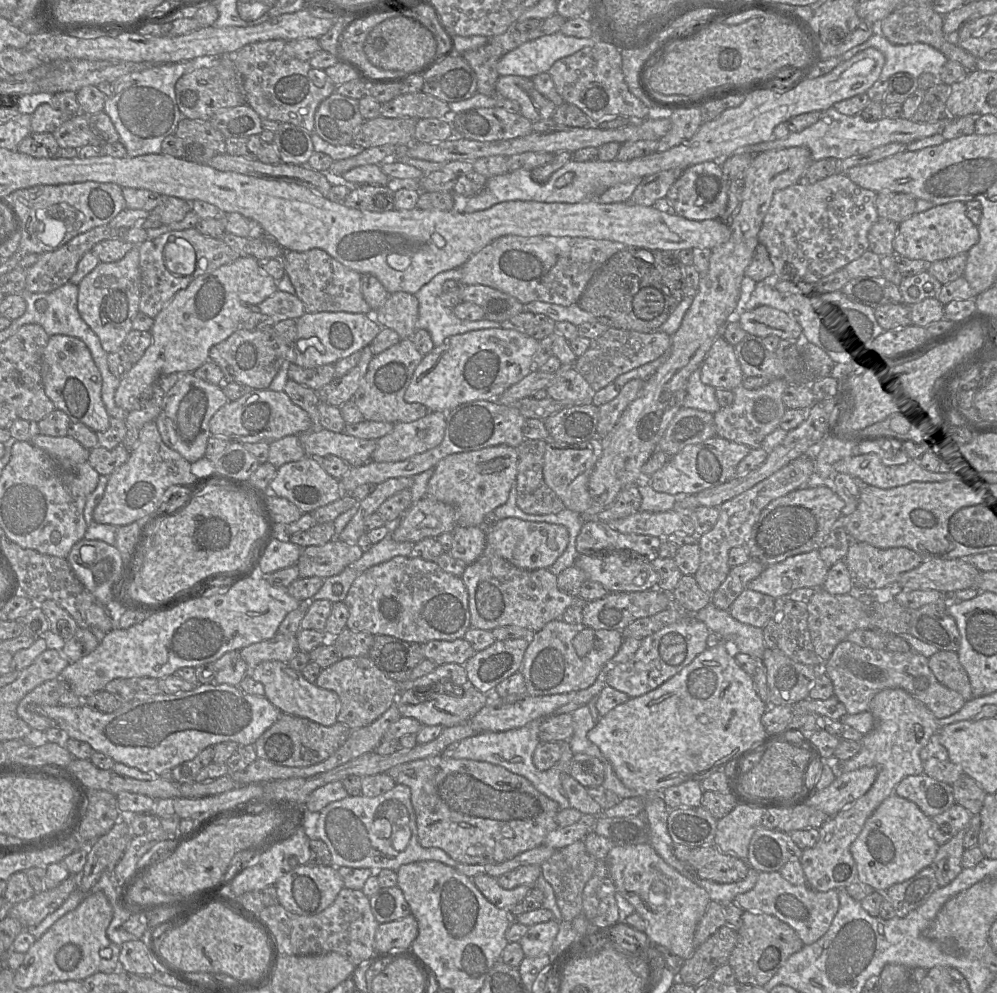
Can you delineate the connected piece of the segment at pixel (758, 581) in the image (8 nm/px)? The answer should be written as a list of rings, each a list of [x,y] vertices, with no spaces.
[[[812,550],[766,566],[763,572],[748,584],[747,589],[773,598],[788,596],[799,588],[818,590],[821,589],[828,570],[829,567],[821,559],[818,550]]]

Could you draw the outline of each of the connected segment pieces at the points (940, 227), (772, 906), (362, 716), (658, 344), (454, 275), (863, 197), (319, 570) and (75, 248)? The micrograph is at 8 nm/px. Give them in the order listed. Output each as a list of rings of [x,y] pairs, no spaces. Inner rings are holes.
[[[950,202],[913,214],[898,224],[893,241],[895,255],[929,263],[967,253],[979,241],[978,227],[968,218],[963,202]]]
[[[759,872],[755,886],[735,897],[736,903],[744,911],[762,912],[772,915],[788,924],[796,931],[804,945],[819,940],[829,929],[839,909],[837,890],[820,892],[808,885],[795,885],[782,877],[780,872]]]
[[[368,656],[341,658],[333,665],[321,669],[315,684],[338,695],[340,710],[337,720],[350,729],[371,724],[397,703],[396,681],[385,676]]]
[[[608,327],[607,330],[590,341],[586,352],[577,357],[574,368],[584,377],[593,391],[598,391],[621,374],[654,361],[662,356],[671,345],[671,337],[662,331],[642,333]]]
[[[461,268],[440,272],[414,294],[419,302],[417,329],[428,331],[435,347],[442,345],[446,338],[456,334],[501,328],[500,322],[485,318],[477,321],[460,319],[454,314],[453,309],[443,304],[441,294],[444,282],[447,280],[459,282],[461,277]]]
[[[842,172],[813,183],[800,181],[777,191],[758,234],[759,243],[767,248],[774,266],[774,279],[817,283],[859,258],[869,250],[868,232],[879,219],[876,198],[876,192],[860,187]]]
[[[333,539],[322,546],[302,549],[296,564],[300,578],[323,579],[340,574],[351,563],[361,558],[363,551],[358,545]]]
[[[108,225],[96,227],[75,236],[54,251],[39,255],[38,261],[26,269],[25,289],[32,293],[48,293],[70,282],[71,277],[76,272],[78,262],[86,252],[92,251],[93,247],[101,241],[110,239],[122,240],[123,230],[127,229],[115,229]]]

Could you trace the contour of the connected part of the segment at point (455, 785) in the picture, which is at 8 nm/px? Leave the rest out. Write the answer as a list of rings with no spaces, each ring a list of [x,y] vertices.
[[[439,755],[394,766],[386,773],[396,784],[410,788],[419,844],[424,848],[440,848],[461,864],[507,861],[524,851],[541,846],[546,836],[559,826],[556,821],[561,810],[558,803],[539,792],[523,776],[499,765]]]

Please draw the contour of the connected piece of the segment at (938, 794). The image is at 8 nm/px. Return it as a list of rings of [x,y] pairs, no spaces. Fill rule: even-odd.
[[[925,773],[905,777],[896,786],[895,793],[914,802],[929,817],[956,804],[952,786]]]

